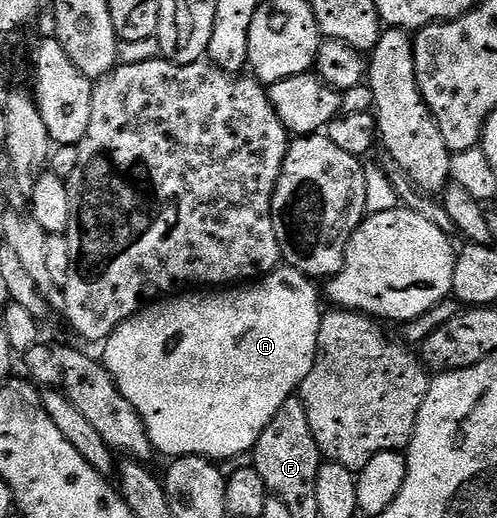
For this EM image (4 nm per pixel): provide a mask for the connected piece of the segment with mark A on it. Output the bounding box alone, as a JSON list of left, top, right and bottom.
[103,267,323,463]

